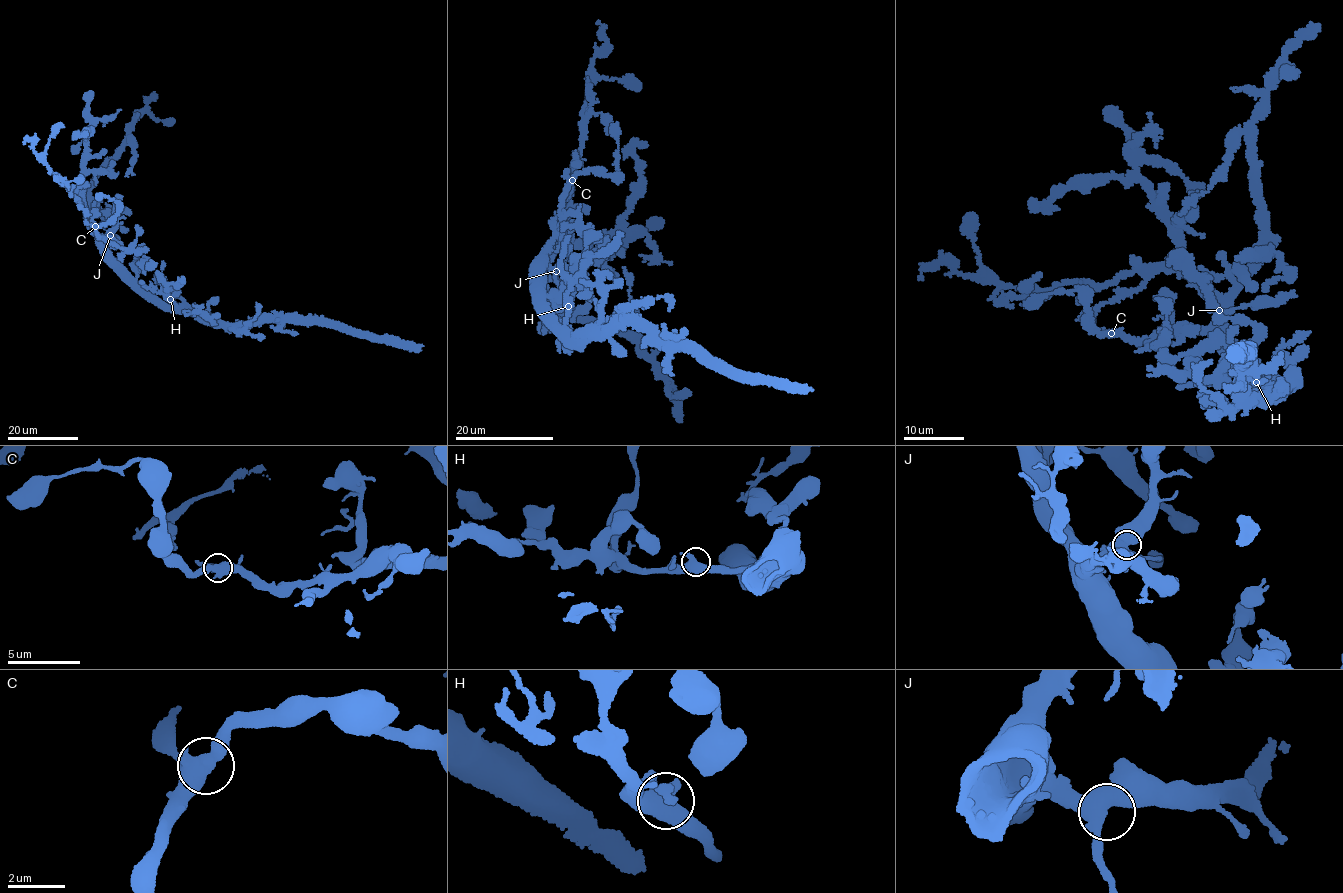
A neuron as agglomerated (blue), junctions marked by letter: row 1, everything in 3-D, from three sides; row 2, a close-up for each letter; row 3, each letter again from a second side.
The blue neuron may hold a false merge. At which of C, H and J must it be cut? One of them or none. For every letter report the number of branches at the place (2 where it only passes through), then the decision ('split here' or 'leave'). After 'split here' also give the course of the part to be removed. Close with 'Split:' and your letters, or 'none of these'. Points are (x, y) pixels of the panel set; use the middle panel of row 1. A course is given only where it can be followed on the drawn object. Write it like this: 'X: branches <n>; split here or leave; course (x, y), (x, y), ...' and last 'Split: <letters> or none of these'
C: branches 3; leave
H: branches 3; leave
J: branches 3; leave
Split: none of these

